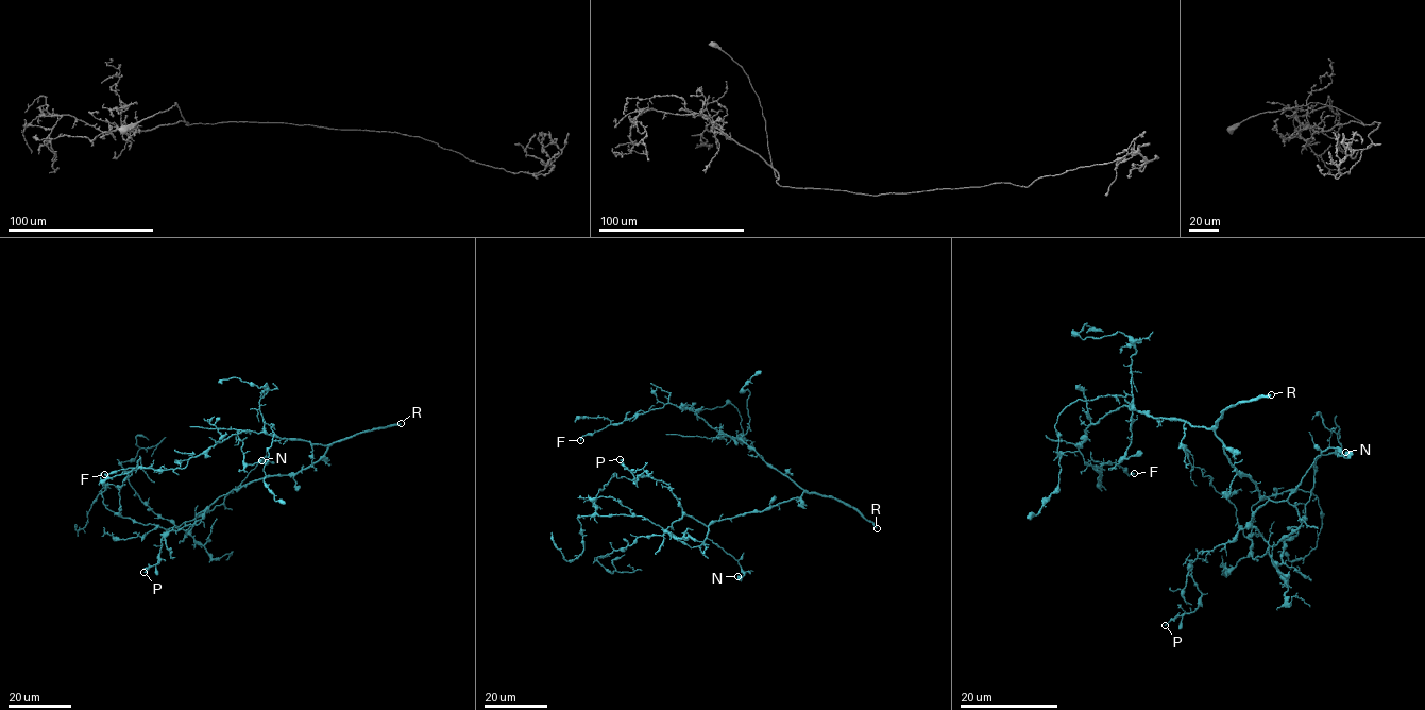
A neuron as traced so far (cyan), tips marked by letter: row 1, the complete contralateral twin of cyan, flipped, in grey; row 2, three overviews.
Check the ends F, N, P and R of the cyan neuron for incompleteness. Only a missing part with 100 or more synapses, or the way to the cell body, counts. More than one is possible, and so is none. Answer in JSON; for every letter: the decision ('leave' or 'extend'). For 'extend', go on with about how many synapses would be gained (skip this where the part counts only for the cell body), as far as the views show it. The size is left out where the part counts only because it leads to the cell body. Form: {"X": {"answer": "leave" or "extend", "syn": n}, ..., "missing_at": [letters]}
{"F": {"answer": "leave"}, "N": {"answer": "leave"}, "P": {"answer": "leave"}, "R": {"answer": "extend", "syn": 650}, "missing_at": ["R"]}

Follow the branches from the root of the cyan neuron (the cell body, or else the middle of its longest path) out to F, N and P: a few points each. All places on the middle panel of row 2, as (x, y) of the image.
F: (755, 512), (798, 497), (803, 490), (741, 440), (718, 433), (690, 409), (666, 403), (580, 440)
N: (755, 512), (723, 519), (708, 526), (707, 537), (738, 561), (744, 575), (738, 576)
P: (755, 512), (723, 519), (706, 526), (682, 510), (666, 484), (647, 476), (638, 476), (635, 483), (620, 459)

